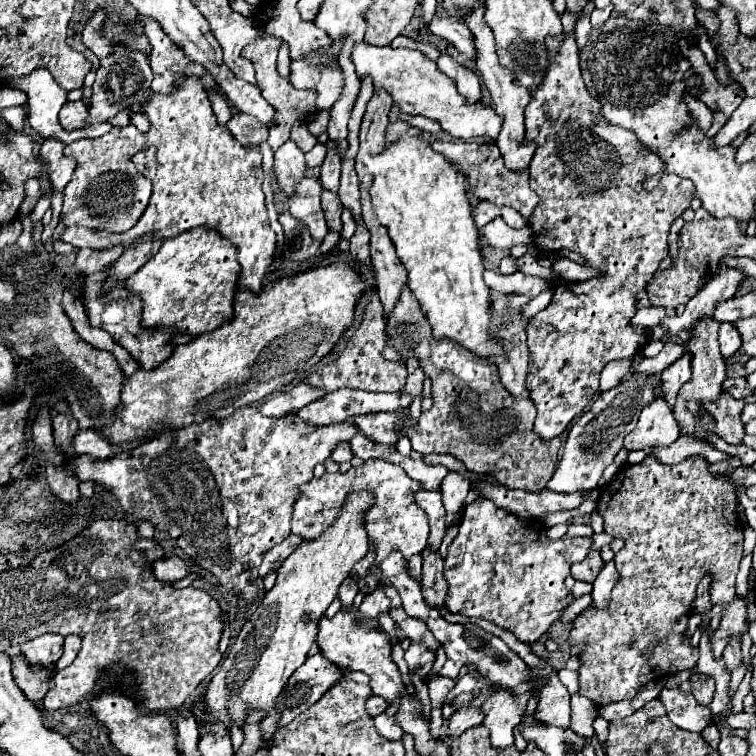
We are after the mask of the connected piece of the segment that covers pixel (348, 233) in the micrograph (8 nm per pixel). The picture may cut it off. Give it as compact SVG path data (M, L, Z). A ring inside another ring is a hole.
M343 208L343 214L341 214L341 220L343 220L343 238L351 238L353 236L353 232L355 232L355 228L357 228L357 224L353 222L353 216L349 214L351 210L347 210L347 208Z

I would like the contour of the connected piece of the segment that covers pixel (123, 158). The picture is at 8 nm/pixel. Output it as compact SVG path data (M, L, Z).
M131 124L123 128L115 126L99 138L67 144L65 154L77 160L77 168L71 182L65 186L61 222L65 226L87 226L97 232L129 232L145 212L153 192L151 182L141 176L131 162L131 156L147 144L147 136Z

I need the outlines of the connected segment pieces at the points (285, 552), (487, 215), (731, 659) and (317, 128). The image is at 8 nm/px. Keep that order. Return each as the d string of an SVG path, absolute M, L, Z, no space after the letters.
M291 534L287 540L283 540L279 546L275 546L273 550L269 550L267 554L265 554L265 560L263 560L263 564L261 564L261 568L259 568L259 574L261 576L265 576L271 568L277 568L277 564L273 564L273 562L277 562L277 560L285 560L299 544L303 542L303 538L301 536L295 536L295 534Z
M479 202L479 204L475 206L475 224L477 224L479 228L483 228L485 224L489 224L489 222L495 220L497 216L501 216L499 210L501 210L501 208L499 208L499 206L491 206L491 202Z
M733 636L729 640L729 644L725 646L723 660L727 664L727 670L733 670L733 668L737 668L741 664L741 638L739 636Z
M319 110L315 114L315 118L311 118L311 122L307 122L307 128L311 134L319 136L323 130L327 130L327 118L329 118L329 112L327 110Z

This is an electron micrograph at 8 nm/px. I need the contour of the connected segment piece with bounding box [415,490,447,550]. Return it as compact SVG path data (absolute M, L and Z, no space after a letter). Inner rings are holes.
M419 492L415 494L415 500L419 502L419 506L423 506L423 510L427 512L429 516L429 528L431 528L431 534L429 534L429 542L431 542L431 550L437 550L439 548L439 542L443 540L445 536L445 530L447 530L447 522L445 522L445 508L443 508L443 502L441 502L441 494L439 492Z

